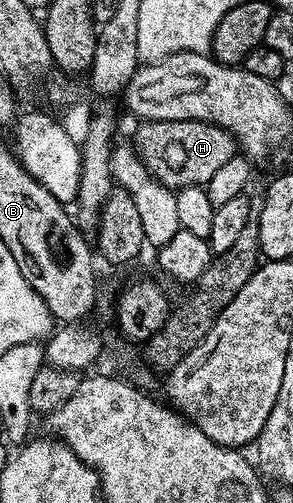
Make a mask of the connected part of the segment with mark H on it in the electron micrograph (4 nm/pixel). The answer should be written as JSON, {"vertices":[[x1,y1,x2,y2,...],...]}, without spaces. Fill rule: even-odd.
{"vertices":[[145,120,139,126,134,141,135,152,153,178,173,190,190,184,207,185,214,173,238,152,233,136,217,124,201,120]]}

